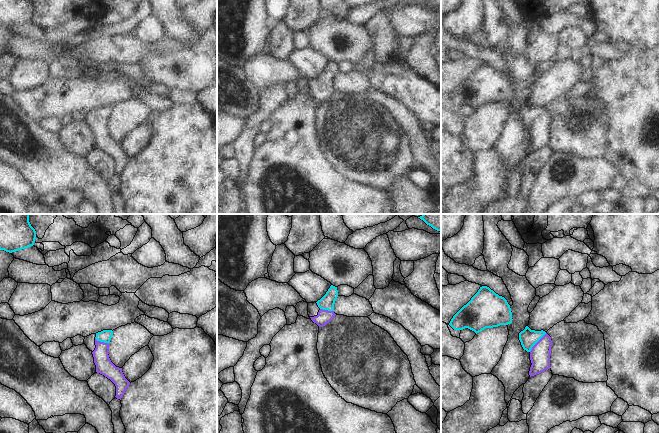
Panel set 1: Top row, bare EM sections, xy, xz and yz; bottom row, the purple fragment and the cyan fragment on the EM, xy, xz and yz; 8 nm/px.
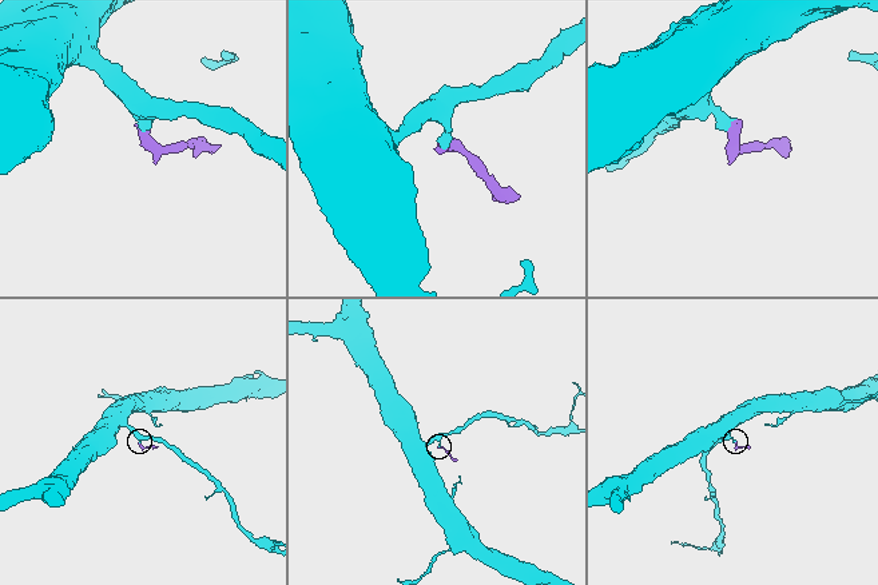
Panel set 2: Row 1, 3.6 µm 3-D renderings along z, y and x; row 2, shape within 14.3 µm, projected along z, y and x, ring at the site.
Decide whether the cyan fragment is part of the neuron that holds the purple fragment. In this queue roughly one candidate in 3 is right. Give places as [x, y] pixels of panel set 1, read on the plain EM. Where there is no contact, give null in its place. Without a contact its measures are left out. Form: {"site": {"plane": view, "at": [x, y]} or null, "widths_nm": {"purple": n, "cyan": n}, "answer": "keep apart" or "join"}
{"site": {"plane": "yz", "at": [537, 118]}, "widths_nm": {"purple": 160, "cyan": 140}, "answer": "join"}

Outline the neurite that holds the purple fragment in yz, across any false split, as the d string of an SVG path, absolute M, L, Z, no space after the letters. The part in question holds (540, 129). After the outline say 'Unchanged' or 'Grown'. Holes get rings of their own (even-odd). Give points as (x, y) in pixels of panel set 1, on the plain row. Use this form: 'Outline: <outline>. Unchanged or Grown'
Outline: M528 102L519 109L519 116L524 126L530 129L531 143L529 151L534 152L550 145L552 116L543 106L531 106Z. Grown

